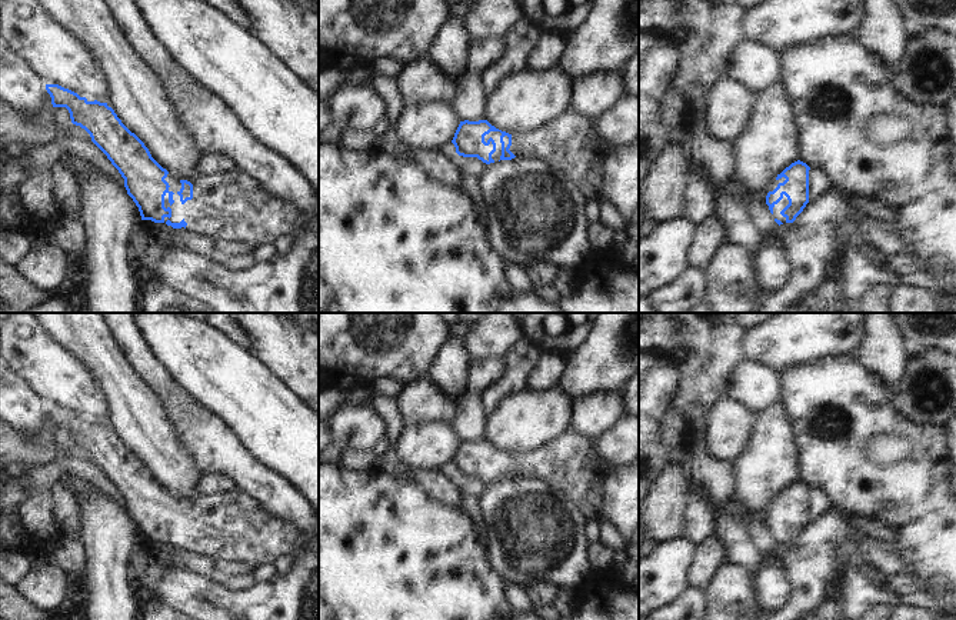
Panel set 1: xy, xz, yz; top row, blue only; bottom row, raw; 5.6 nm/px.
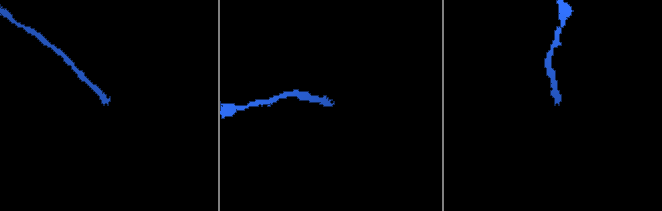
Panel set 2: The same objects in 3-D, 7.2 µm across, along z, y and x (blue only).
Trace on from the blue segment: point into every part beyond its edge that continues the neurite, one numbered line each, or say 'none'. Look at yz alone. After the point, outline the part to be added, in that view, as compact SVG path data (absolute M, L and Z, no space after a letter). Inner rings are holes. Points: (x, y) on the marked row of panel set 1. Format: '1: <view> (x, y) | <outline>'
1: yz (778, 207) | M783 194L783 199L782 199L777 204L775 204L775 207L773 207L773 217L777 219L777 220L780 220L782 223L786 223L786 217L783 217L783 216L780 214L780 211L782 211L787 204L789 204L789 200L787 200L787 197Z

